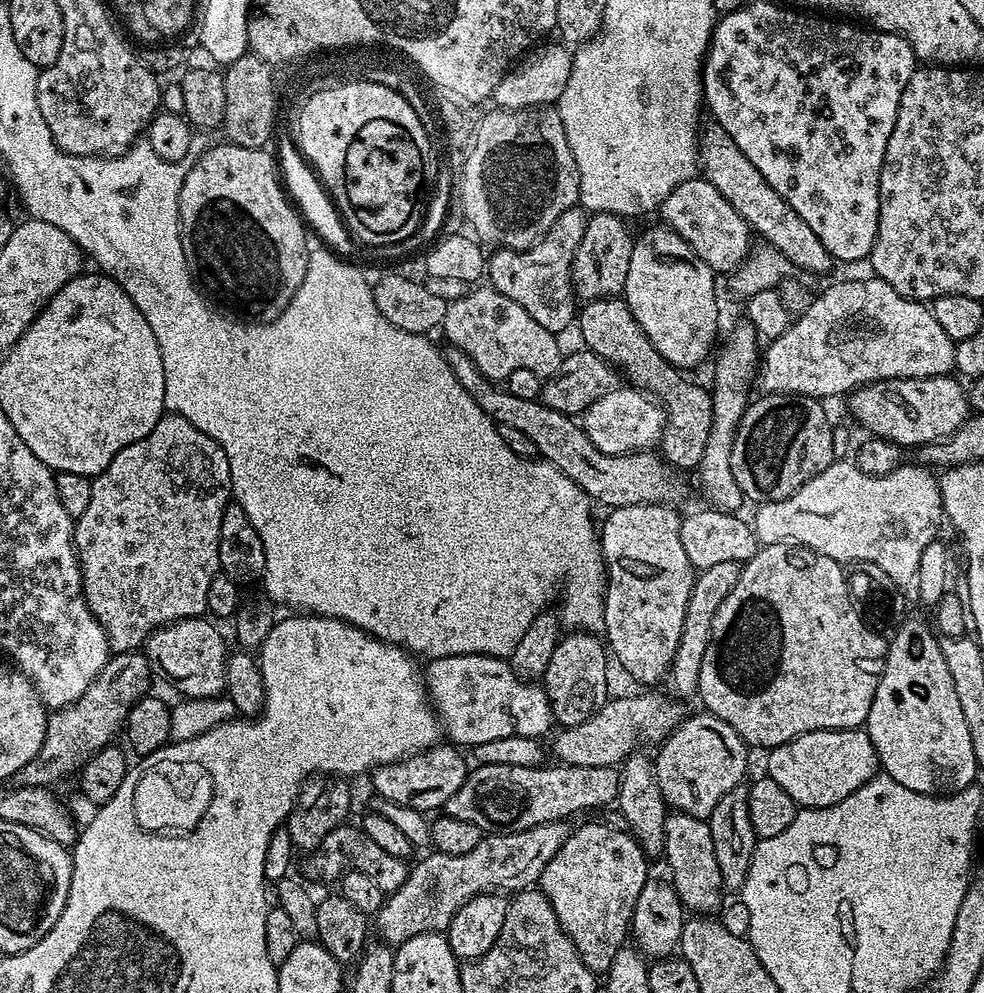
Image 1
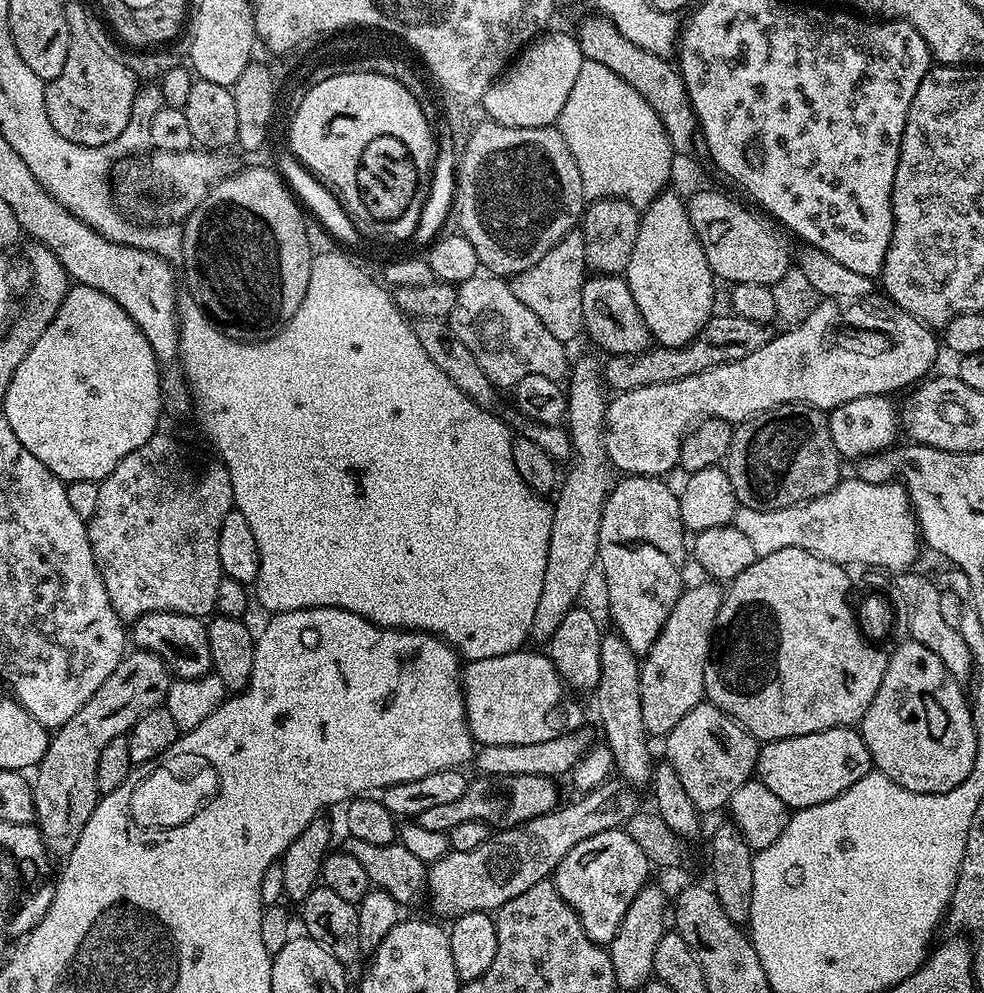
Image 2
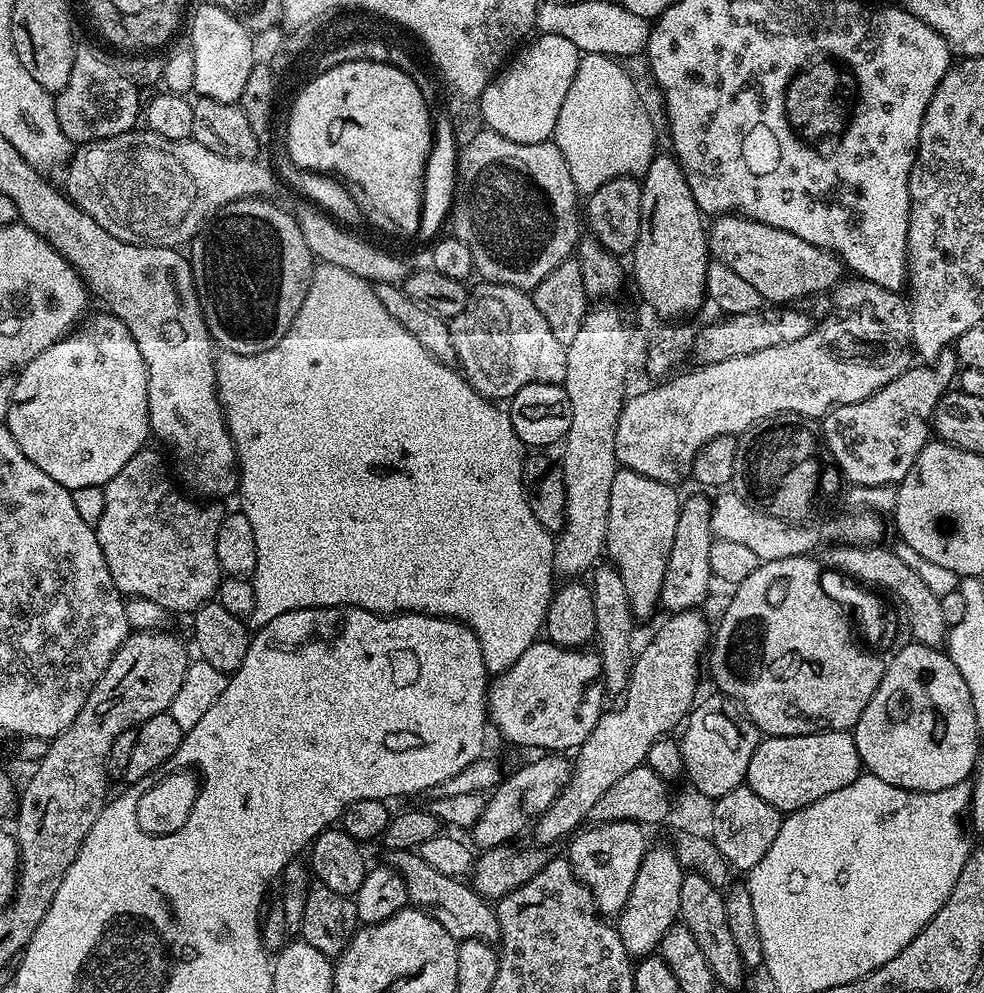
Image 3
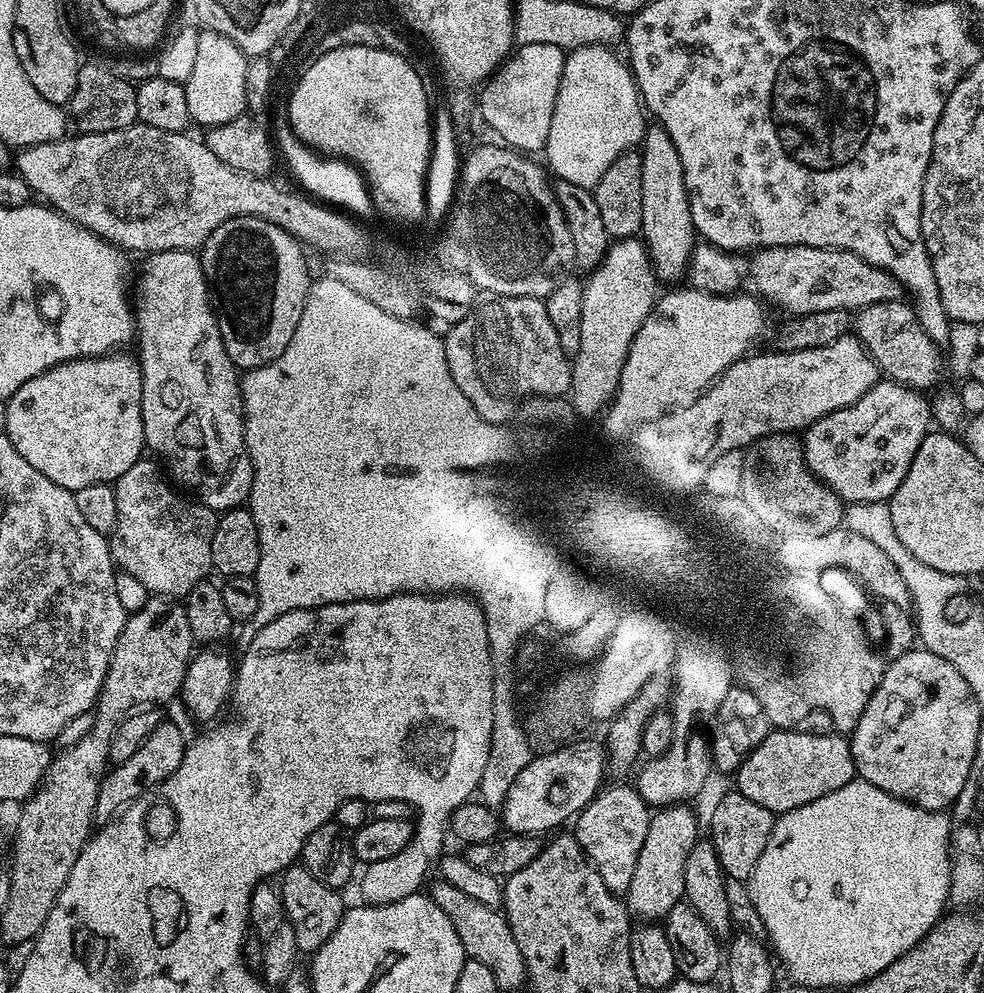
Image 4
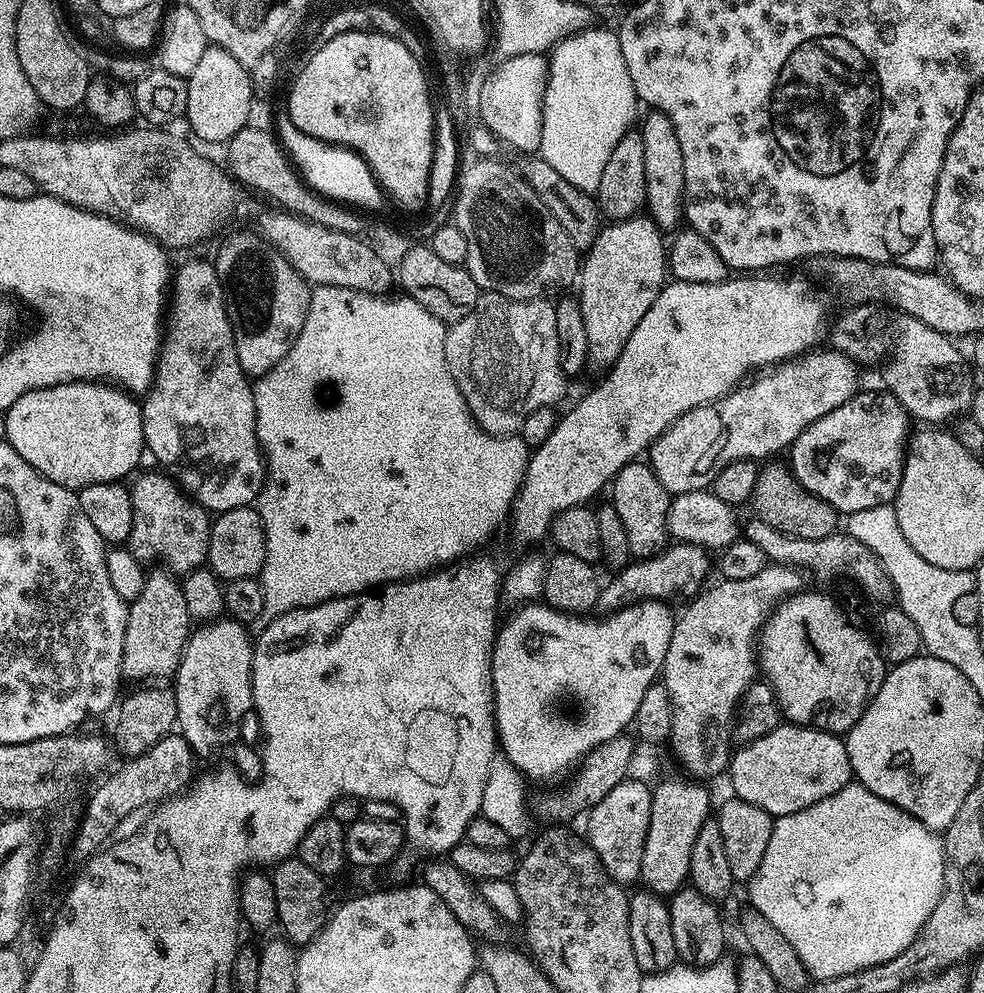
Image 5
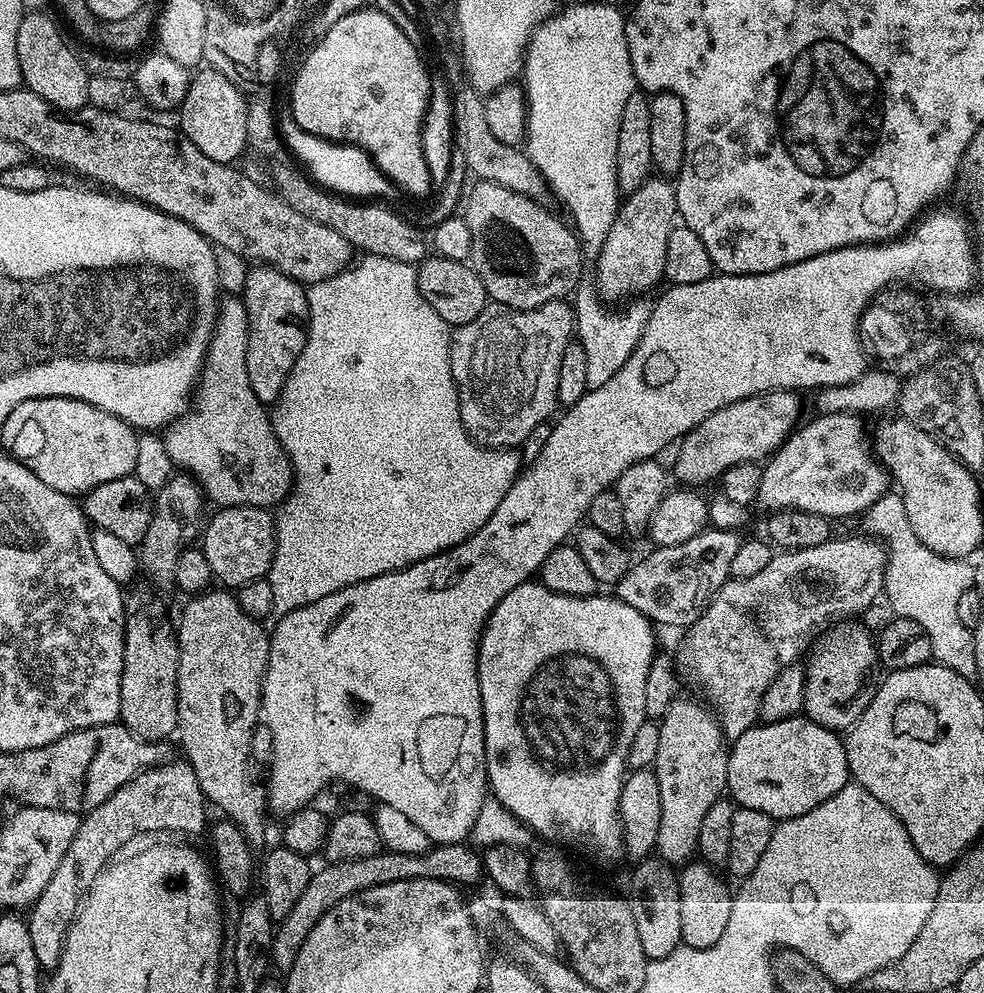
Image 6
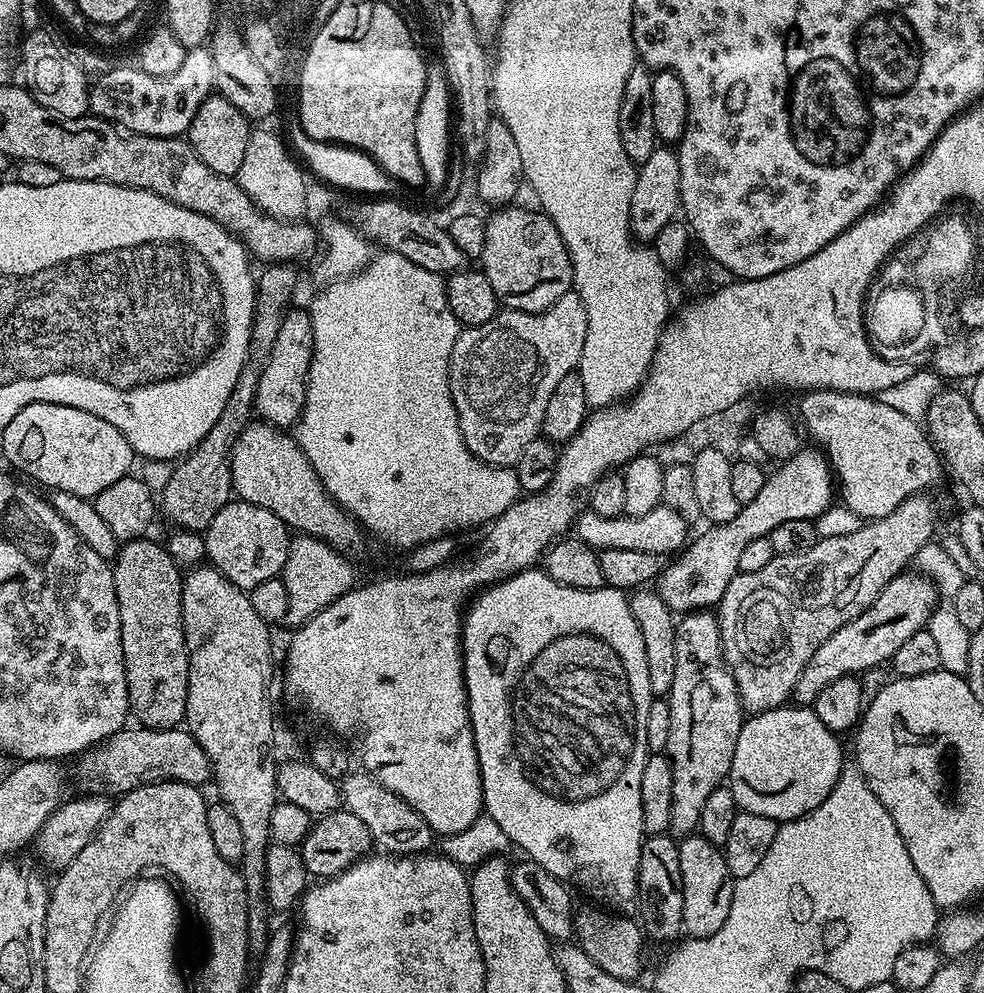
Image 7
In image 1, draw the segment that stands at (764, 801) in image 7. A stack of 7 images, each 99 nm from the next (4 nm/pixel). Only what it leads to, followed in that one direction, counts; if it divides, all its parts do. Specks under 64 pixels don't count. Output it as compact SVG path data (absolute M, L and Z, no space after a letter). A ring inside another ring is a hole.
M831 728L796 736L790 742L771 749L767 753L766 774L800 808L825 808L842 802L854 790L858 790L881 767L876 757L874 742L867 731L860 728Z

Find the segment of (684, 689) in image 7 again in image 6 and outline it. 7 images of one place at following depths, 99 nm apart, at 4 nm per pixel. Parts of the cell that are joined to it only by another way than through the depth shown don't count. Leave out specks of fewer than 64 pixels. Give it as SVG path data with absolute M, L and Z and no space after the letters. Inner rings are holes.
M684 694L677 695L670 710L666 710L666 714L658 720L660 733L654 771L658 778L658 790L662 794L662 822L658 822L656 852L661 860L673 866L683 865L697 855L696 843L702 818L710 811L710 806L714 806L714 802L725 795L728 786L729 741L724 739L724 731L716 721L716 713L707 703L696 700Z

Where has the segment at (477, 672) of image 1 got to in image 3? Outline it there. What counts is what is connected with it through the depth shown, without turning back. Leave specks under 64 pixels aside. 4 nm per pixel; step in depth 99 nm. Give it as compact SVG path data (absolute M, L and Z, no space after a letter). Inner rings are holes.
M547 638L537 639L535 644L531 644L526 650L526 654L522 654L522 658L518 658L518 662L514 662L514 666L510 666L505 672L499 673L488 685L488 714L490 717L491 727L497 728L506 739L512 744L521 744L524 748L540 748L536 750L547 750L552 754L560 754L564 748L579 749L581 744L586 742L586 738L590 738L590 730L594 730L594 726L598 726L598 718L606 710L604 704L604 696L606 697L606 689L604 686L604 671L600 665L600 654L596 650L581 650L579 648L559 648L557 644L553 644Z

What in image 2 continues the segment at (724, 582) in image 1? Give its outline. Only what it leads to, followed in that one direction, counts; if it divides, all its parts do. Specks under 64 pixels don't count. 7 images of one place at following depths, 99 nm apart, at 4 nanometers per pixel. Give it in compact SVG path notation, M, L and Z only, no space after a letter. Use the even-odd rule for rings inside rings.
M700 584L697 588L688 586L681 591L676 597L676 605L670 610L670 618L666 618L655 633L656 641L648 657L643 657L640 666L640 701L644 731L649 737L667 736L687 712L694 710L694 706L705 699L704 675L708 656L712 652L712 637L722 599L721 593L716 593L711 588L713 585L708 584Z

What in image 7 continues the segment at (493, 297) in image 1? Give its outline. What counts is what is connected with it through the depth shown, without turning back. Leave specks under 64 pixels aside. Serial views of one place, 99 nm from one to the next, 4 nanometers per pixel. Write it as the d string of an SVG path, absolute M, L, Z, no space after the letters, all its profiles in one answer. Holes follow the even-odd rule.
M575 290L566 293L562 298L558 298L558 302L554 302L544 312L519 312L518 310L509 308L507 310L497 311L496 316L490 318L490 322L482 322L473 328L465 327L454 342L452 357L448 363L448 385L450 386L450 394L456 407L456 413L458 414L460 433L470 450L470 454L478 457L482 462L486 462L487 464L497 464L499 468L515 465L516 460L519 459L531 440L541 435L544 426L544 415L546 414L546 402L550 402L550 394L554 394L554 386L558 386L558 381L561 378L566 378L566 374L579 369L580 359L582 358L582 346L585 342L586 306Z

